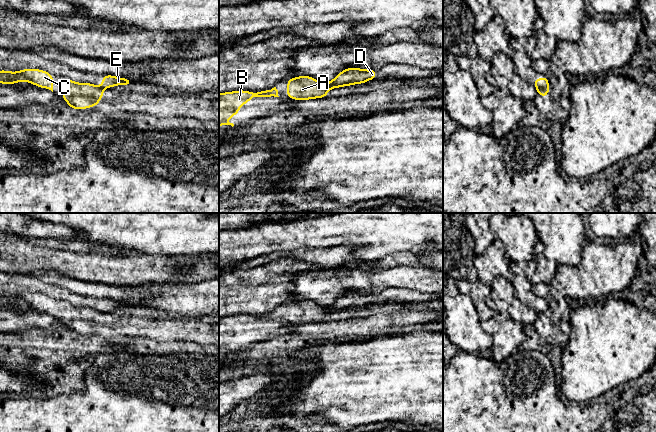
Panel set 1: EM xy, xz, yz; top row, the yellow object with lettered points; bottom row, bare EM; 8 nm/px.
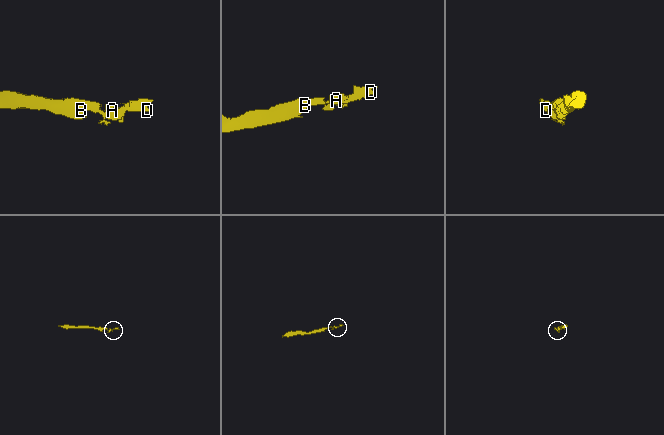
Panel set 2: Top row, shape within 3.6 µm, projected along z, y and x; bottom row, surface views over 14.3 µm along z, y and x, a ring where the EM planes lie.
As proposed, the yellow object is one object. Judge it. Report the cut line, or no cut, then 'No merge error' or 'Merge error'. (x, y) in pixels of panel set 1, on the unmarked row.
Split along yz (546, 310), (537, 313). Merge error

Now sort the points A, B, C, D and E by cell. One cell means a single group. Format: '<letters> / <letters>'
A B C / D E

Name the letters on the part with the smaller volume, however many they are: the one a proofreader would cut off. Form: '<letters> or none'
D, E

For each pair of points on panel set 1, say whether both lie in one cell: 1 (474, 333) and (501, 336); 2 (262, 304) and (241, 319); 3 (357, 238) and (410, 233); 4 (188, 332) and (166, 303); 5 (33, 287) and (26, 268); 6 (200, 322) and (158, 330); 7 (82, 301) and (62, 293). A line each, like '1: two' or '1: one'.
1: two
2: two
3: one
4: two
5: two
6: one
7: one

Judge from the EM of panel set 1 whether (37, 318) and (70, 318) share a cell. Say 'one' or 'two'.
two

